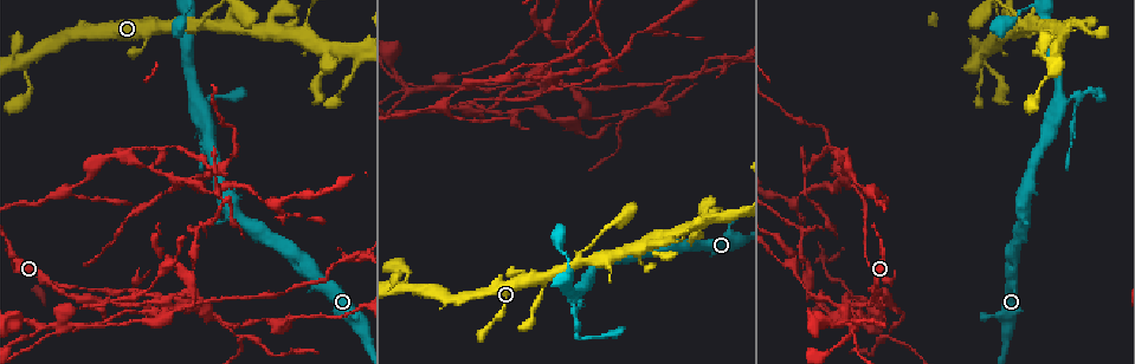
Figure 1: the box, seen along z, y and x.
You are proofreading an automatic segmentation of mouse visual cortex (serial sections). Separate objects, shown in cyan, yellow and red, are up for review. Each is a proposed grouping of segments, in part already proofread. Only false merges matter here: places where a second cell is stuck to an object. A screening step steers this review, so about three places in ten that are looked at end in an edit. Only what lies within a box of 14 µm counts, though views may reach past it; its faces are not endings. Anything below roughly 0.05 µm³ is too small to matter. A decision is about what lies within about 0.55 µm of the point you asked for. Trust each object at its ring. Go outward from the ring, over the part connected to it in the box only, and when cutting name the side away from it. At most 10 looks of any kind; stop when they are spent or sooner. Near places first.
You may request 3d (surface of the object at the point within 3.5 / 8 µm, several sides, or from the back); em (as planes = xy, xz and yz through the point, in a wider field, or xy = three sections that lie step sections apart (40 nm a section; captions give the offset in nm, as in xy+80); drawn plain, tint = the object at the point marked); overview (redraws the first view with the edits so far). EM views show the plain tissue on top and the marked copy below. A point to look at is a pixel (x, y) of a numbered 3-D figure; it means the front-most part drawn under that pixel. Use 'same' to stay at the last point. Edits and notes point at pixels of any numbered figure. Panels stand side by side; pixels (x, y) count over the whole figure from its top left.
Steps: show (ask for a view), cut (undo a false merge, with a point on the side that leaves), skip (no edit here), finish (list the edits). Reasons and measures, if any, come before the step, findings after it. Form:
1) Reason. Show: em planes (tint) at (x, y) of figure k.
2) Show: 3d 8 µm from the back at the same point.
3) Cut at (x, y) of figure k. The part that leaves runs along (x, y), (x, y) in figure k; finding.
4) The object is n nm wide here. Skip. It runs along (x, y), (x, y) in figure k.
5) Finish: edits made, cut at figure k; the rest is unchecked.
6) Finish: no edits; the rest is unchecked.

Narrows sharply. Show: 3d 3.5 µm at (574, 298) of figure 1.

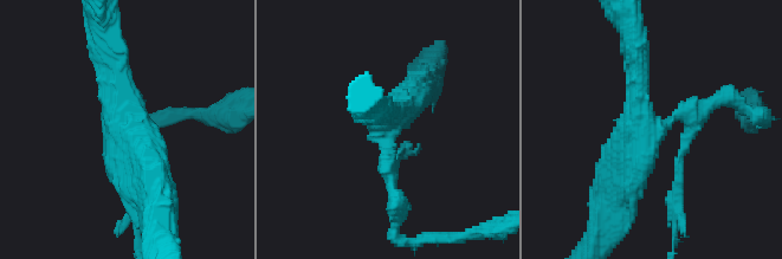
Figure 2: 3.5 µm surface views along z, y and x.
Show: em xy step 3 (tint) at (638, 130) of figure 2.

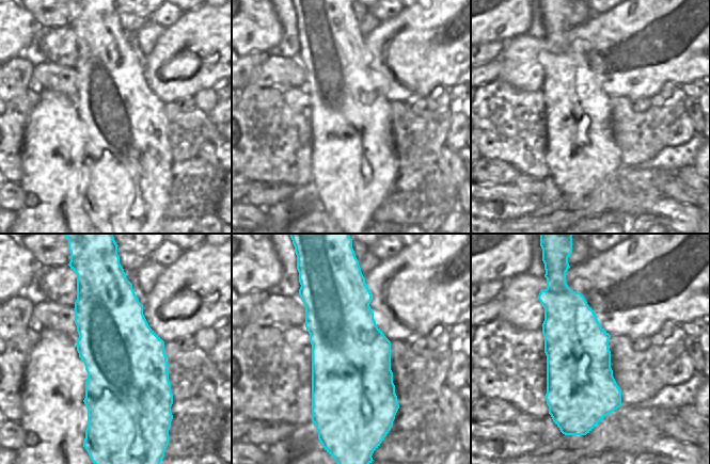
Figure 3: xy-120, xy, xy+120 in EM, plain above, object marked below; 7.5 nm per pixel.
3 arms meet here. Skip. It runs along (157, 189), (122, 128), (107, 51) in figure 2; one cell here.

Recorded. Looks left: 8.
Thin arm on a thick one. Show: 3d 3.5 µm at (199, 24) of figure 1.

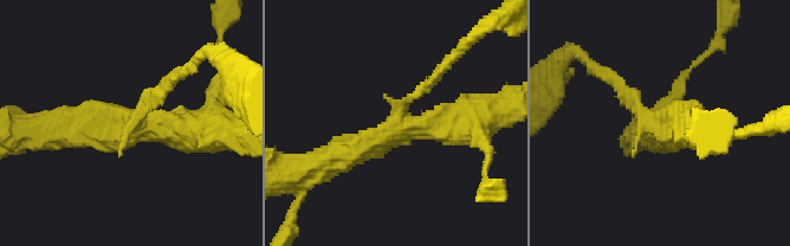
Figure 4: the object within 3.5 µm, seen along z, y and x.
Need the tissue. Show: em xy step 3 (tint) at (403, 128) of figure 4.

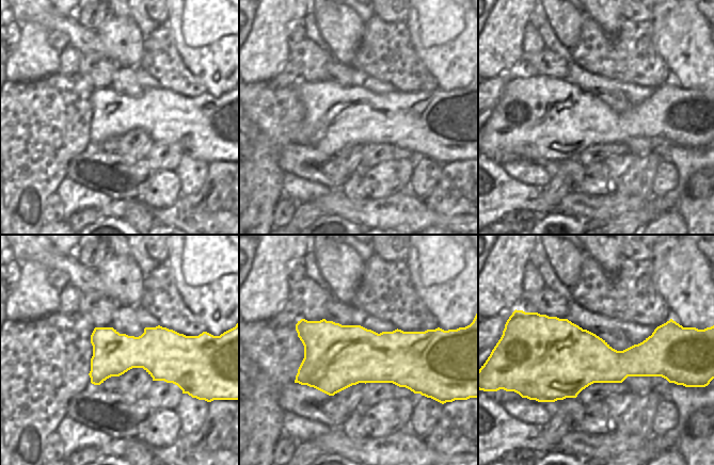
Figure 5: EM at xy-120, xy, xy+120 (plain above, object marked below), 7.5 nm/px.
Show: em xy step 2 (tint) at the same point.

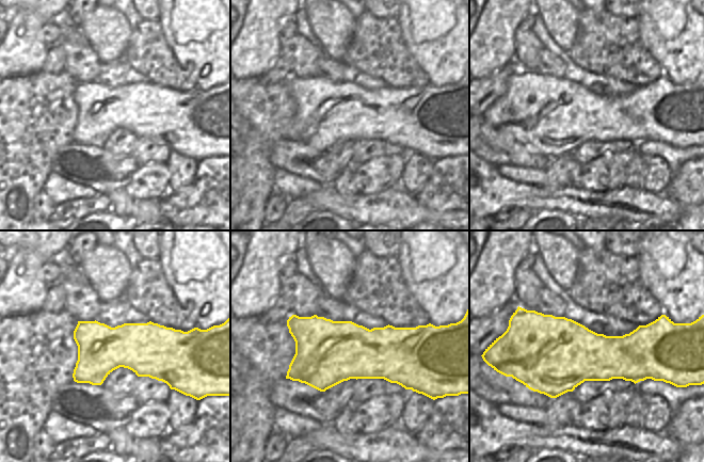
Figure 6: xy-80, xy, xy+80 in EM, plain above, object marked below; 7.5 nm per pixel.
Skip. It runs along (330, 159), (403, 125), (483, 116) in figure 4; continuous, no second cell.

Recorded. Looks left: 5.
Show: 3d 3.5 µm at (674, 232) of figure 1.

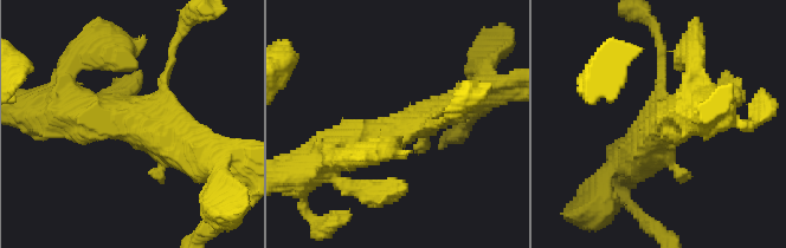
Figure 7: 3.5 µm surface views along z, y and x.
Show: em xy step 3 (tint) at (404, 127) of figure 7.

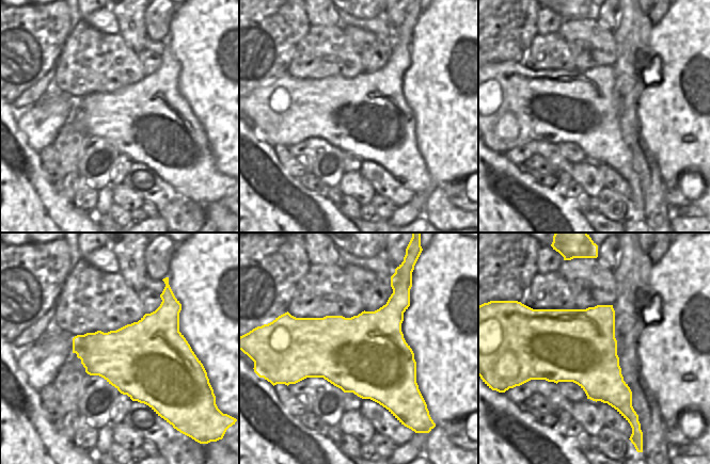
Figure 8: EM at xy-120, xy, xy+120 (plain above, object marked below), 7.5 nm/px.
Another direction. Show: em xy step 1 (tint) at the same point.

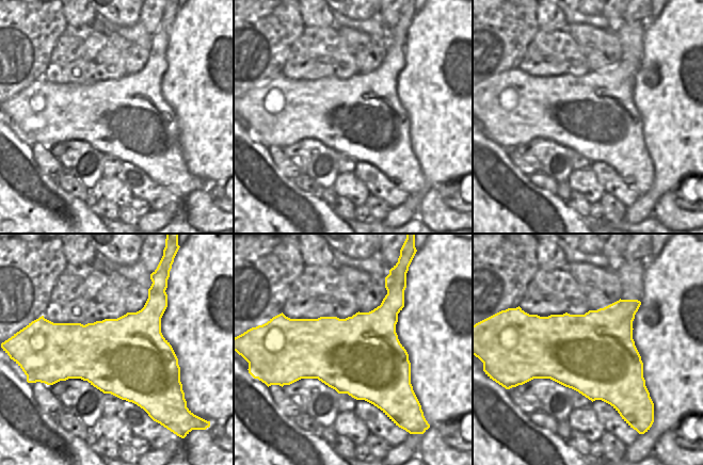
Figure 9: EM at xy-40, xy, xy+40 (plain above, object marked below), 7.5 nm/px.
Skip. All the same cell.

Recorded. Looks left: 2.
Four arms meet. Show: 3d 3.5 µm at (721, 219) of figure 1.

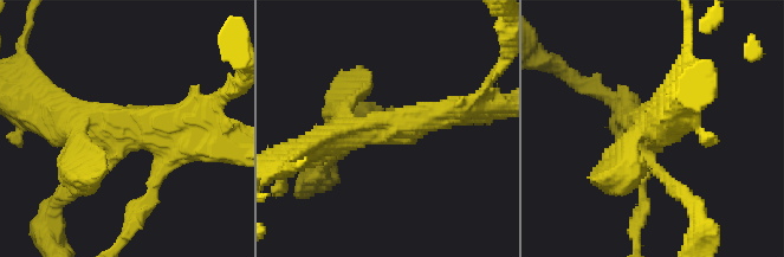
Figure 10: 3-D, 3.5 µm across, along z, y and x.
Need the tissue. Show: em xy step 3 (tint) at (118, 133) of figure 10.

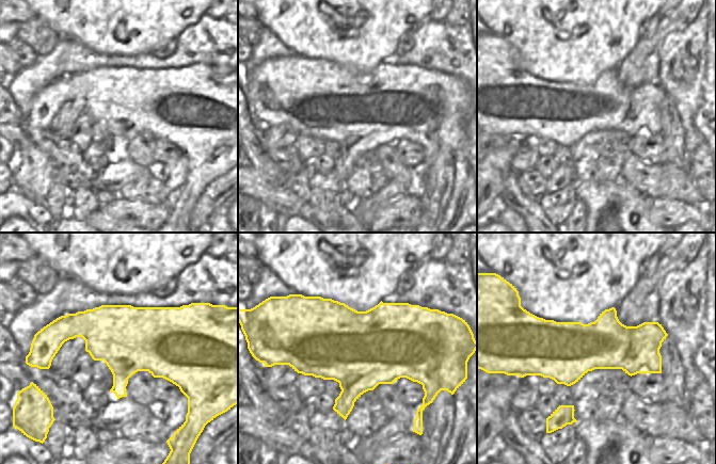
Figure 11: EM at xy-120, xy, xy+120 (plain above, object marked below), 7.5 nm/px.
4 arms meet here; the arms are 150, 200, 400, 400 nm wide. Skip. It runs along (310, 149), (455, 109) in figure 10; continuous, no second cell.

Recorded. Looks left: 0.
Finish: no edits; the rest is unchecked.

